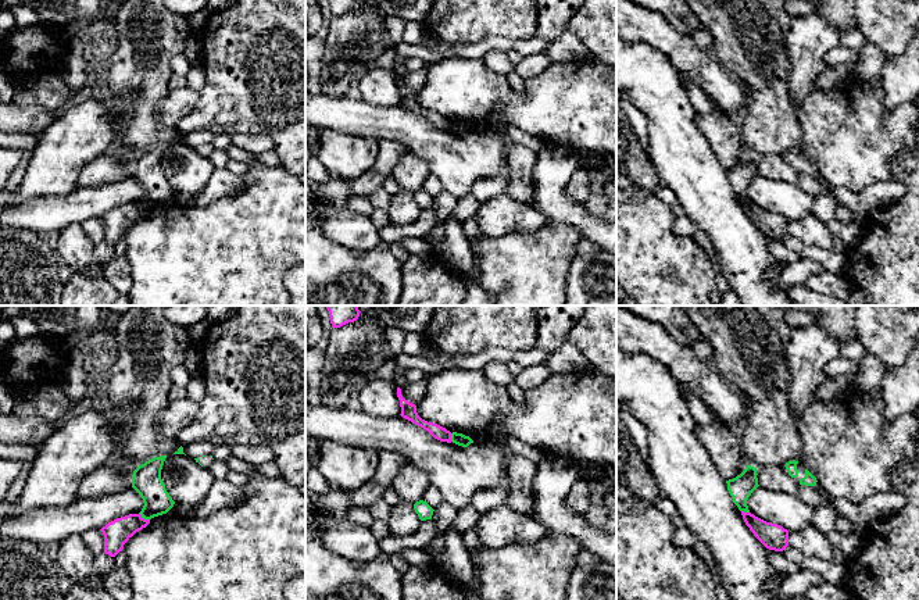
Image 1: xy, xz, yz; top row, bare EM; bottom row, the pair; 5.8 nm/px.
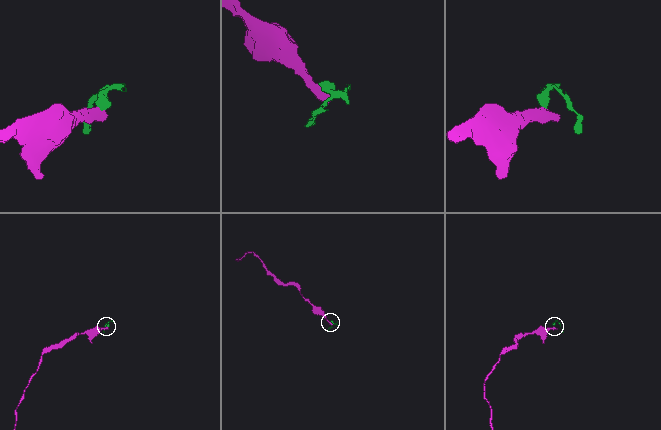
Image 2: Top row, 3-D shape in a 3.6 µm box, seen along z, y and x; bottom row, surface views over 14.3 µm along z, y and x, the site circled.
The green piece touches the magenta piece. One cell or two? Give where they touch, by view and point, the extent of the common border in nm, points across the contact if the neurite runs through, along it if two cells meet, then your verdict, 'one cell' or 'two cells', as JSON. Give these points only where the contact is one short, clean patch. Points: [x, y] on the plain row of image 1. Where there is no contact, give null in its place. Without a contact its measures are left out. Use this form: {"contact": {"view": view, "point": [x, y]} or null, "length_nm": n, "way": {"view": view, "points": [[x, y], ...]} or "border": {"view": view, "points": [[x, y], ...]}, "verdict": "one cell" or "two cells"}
{"contact": {"view": "xy", "point": [145, 207]}, "length_nm": 80, "border": {"view": "xy", "points": [[139, 202], [149, 209]]}, "verdict": "two cells"}

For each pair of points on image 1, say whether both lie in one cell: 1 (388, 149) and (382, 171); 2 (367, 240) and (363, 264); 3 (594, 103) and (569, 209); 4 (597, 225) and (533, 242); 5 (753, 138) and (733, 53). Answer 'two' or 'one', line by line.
1: one
2: two
3: two
4: two
5: one

